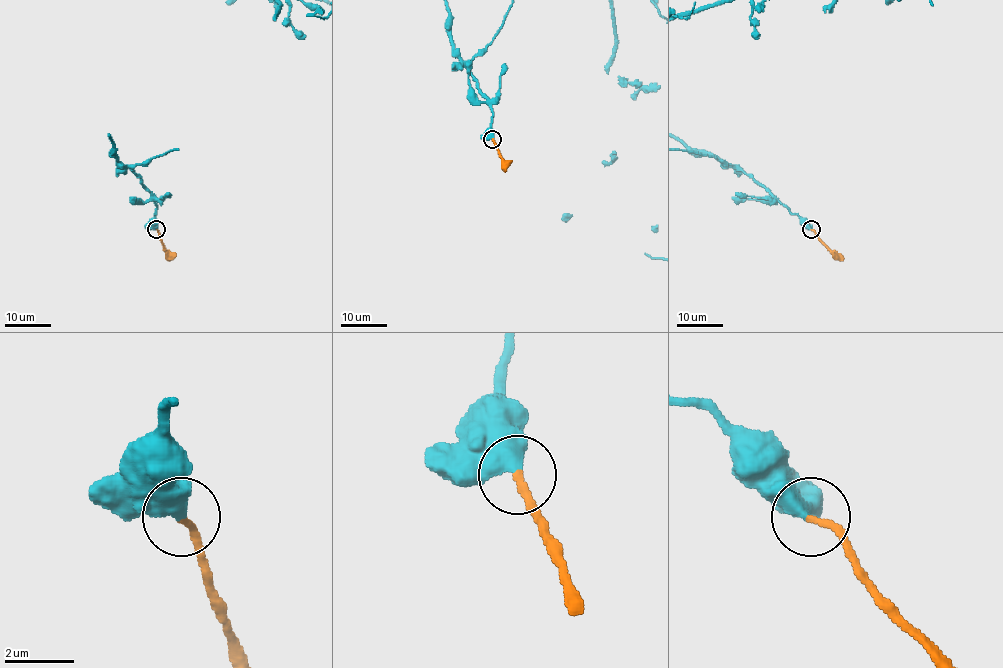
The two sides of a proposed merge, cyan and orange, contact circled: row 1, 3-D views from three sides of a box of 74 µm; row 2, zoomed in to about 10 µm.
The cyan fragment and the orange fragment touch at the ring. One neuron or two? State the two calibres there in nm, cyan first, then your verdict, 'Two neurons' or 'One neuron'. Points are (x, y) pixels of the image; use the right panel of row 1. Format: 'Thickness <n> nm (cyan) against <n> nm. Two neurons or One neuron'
Thickness 550 nm (cyan) against 200 nm. One neuron

